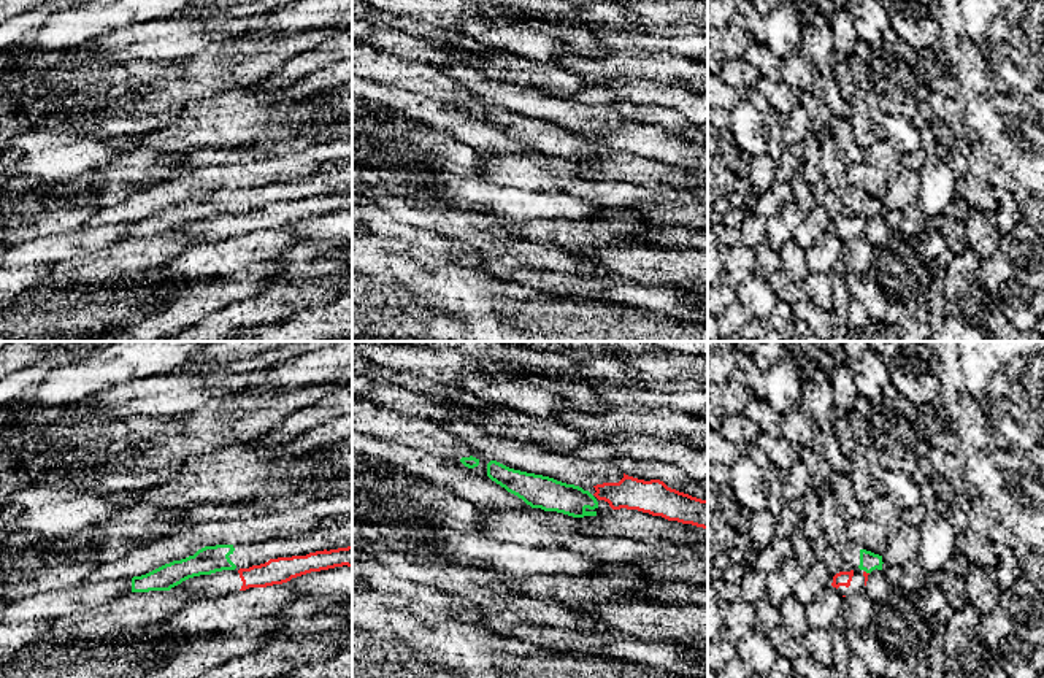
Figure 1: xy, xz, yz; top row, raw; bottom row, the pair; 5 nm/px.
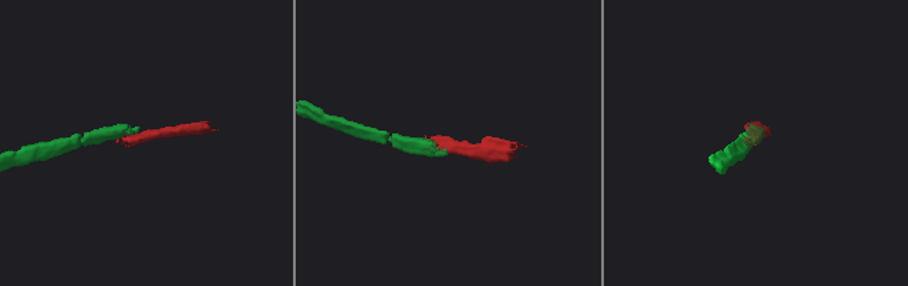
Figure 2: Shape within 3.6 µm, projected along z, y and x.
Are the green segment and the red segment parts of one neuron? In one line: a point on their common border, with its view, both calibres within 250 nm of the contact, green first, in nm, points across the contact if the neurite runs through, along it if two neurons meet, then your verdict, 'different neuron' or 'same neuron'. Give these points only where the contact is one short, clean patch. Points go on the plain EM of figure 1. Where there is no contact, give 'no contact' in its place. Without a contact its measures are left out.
contact yz (867, 216); calibres 100 and 20 nm; border yz (865, 215), (868, 218); different neuron

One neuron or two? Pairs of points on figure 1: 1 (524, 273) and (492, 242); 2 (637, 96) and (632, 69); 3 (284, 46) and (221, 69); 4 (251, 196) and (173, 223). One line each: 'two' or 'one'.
1: two
2: two
3: one
4: one

